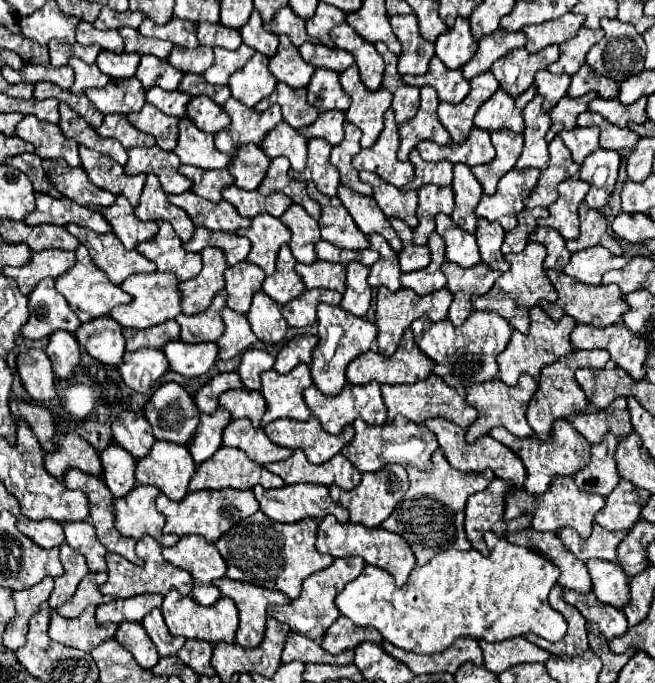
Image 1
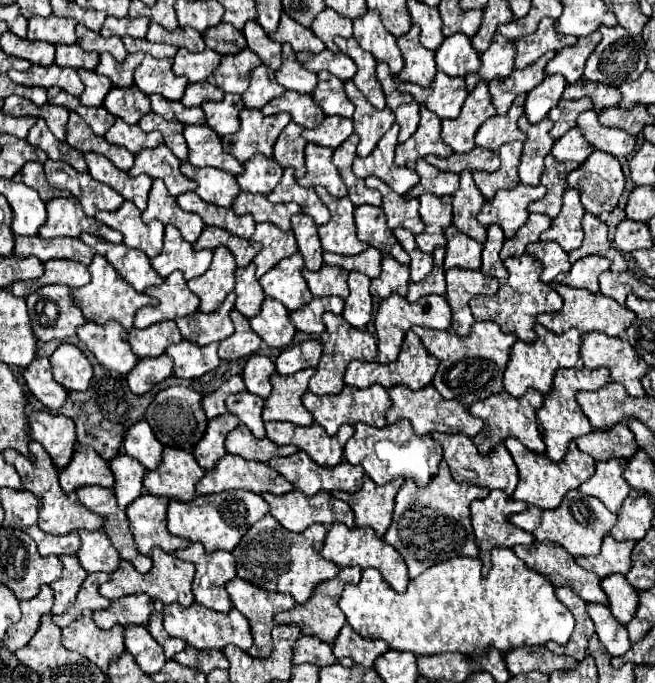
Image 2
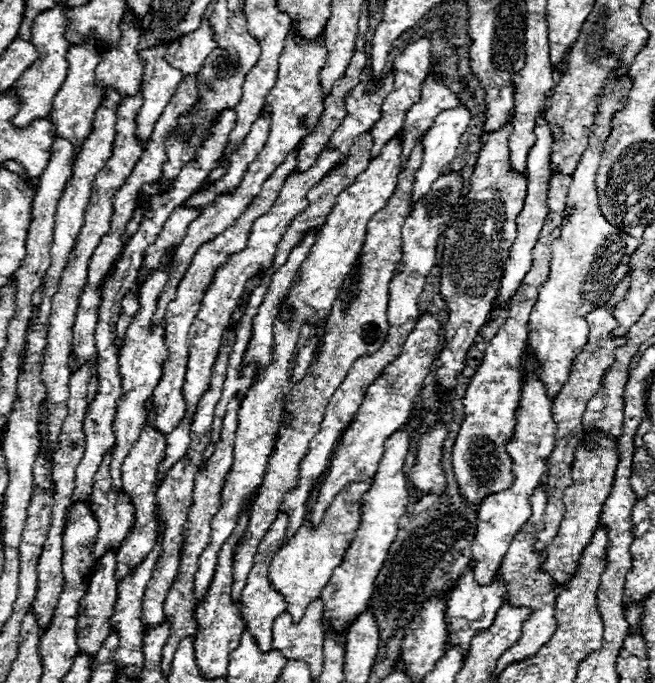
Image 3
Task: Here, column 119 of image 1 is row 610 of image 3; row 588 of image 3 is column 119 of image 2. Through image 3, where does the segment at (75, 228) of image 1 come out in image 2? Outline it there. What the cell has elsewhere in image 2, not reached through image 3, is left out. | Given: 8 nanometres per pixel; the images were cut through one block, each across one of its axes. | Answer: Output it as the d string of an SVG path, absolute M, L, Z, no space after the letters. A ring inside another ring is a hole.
M88 232L80 234L80 240L86 242L96 254L104 256L114 266L114 270L128 284L132 284L132 288L136 288L136 292L144 292L148 286L158 286L164 282L164 278L150 266L150 260L144 256L144 252L136 252L126 244L112 244Z

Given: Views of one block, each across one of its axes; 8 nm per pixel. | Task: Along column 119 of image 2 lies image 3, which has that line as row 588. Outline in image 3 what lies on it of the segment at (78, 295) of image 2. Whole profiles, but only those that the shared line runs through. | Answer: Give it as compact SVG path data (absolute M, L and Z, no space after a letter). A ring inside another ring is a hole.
M354 482L344 492L340 492L336 500L330 504L330 508L324 512L324 520L320 522L316 530L312 530L312 524L306 514L302 528L298 528L290 544L280 548L274 560L270 562L268 580L272 588L276 588L284 596L286 612L292 616L292 622L298 622L304 616L308 604L320 598L320 592L330 582L334 568L342 564L342 558L360 524L360 508L358 508L360 504L358 502L362 494L368 492L368 488L370 488L370 482Z

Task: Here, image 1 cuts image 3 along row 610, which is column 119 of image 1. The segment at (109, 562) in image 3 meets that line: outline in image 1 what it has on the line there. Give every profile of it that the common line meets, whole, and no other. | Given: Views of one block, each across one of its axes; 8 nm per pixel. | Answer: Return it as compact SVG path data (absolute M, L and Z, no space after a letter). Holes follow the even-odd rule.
M110 80L104 88L88 88L84 92L88 100L102 112L102 114L130 114L138 112L144 106L144 88L140 80Z

